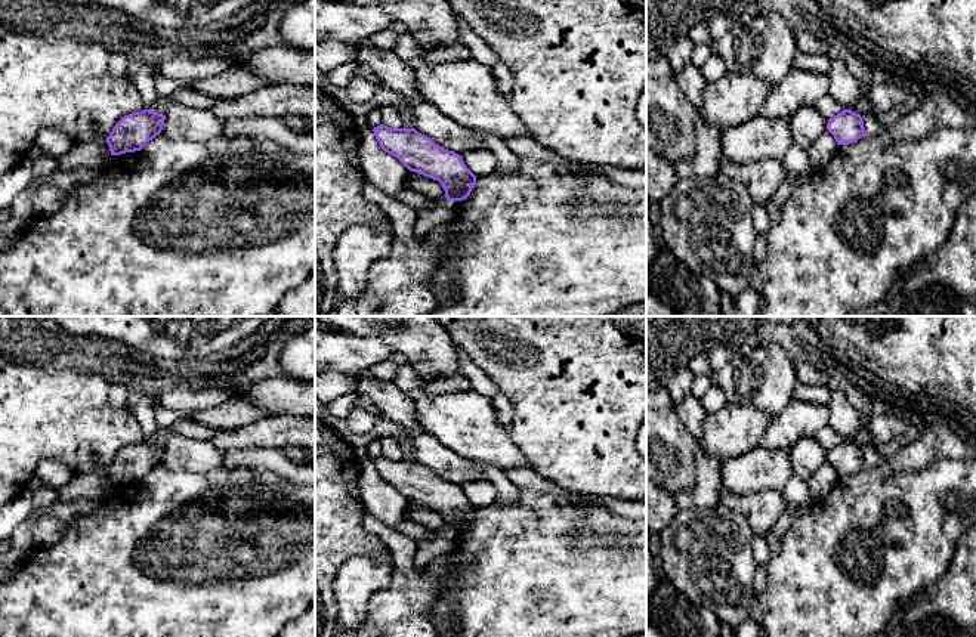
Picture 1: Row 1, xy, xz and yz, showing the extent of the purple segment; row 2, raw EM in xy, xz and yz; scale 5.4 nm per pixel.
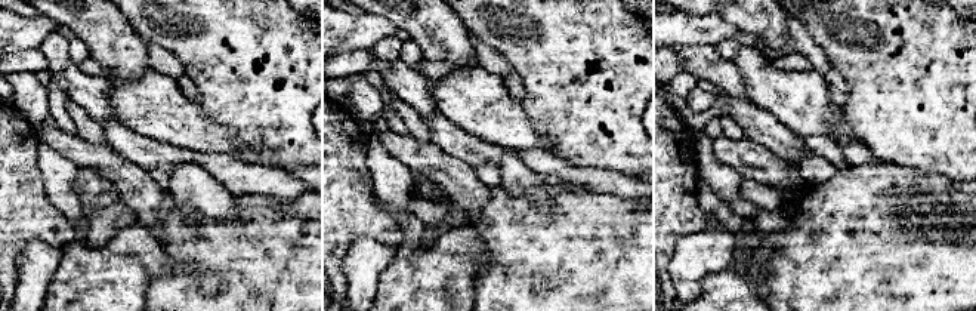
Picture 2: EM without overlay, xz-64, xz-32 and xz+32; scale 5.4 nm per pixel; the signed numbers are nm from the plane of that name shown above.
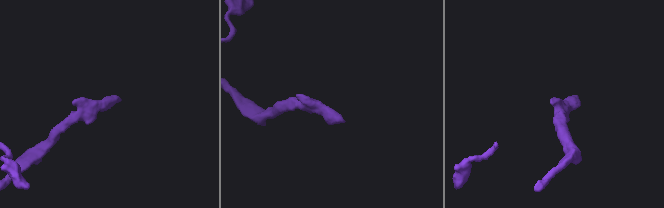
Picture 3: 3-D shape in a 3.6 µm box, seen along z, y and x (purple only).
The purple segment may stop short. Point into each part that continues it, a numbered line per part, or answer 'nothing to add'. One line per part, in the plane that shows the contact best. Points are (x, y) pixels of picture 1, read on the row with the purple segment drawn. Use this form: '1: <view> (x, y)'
1: yz (873, 127)

